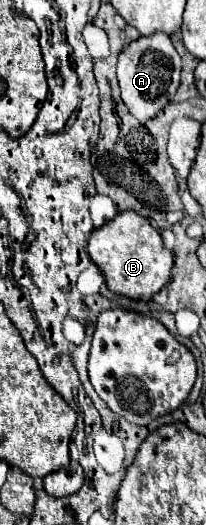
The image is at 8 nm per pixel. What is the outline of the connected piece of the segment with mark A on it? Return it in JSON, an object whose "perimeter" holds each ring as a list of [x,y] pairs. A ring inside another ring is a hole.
{"perimeter":[[[155,32],[149,38],[141,36],[139,40],[131,42],[123,48],[117,60],[117,78],[121,88],[121,98],[129,112],[139,120],[145,122],[153,118],[177,92],[179,88],[179,74],[181,74],[181,58],[171,44],[171,38],[163,32]]]}

